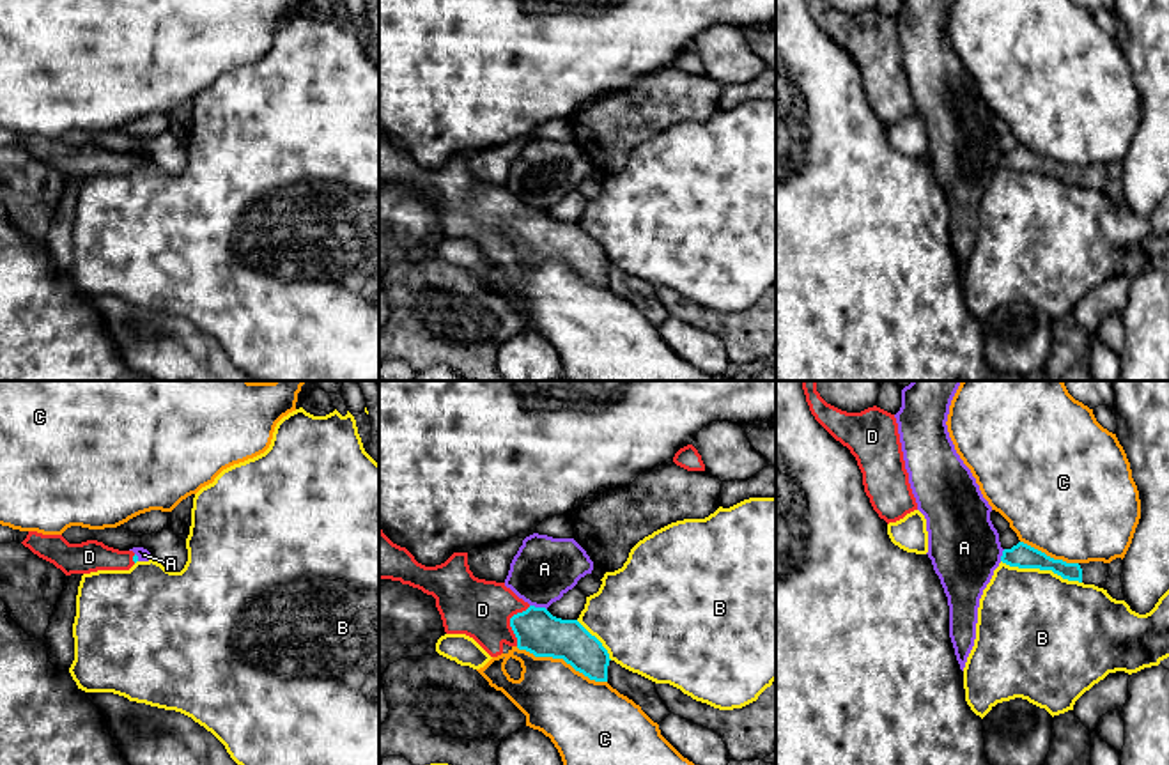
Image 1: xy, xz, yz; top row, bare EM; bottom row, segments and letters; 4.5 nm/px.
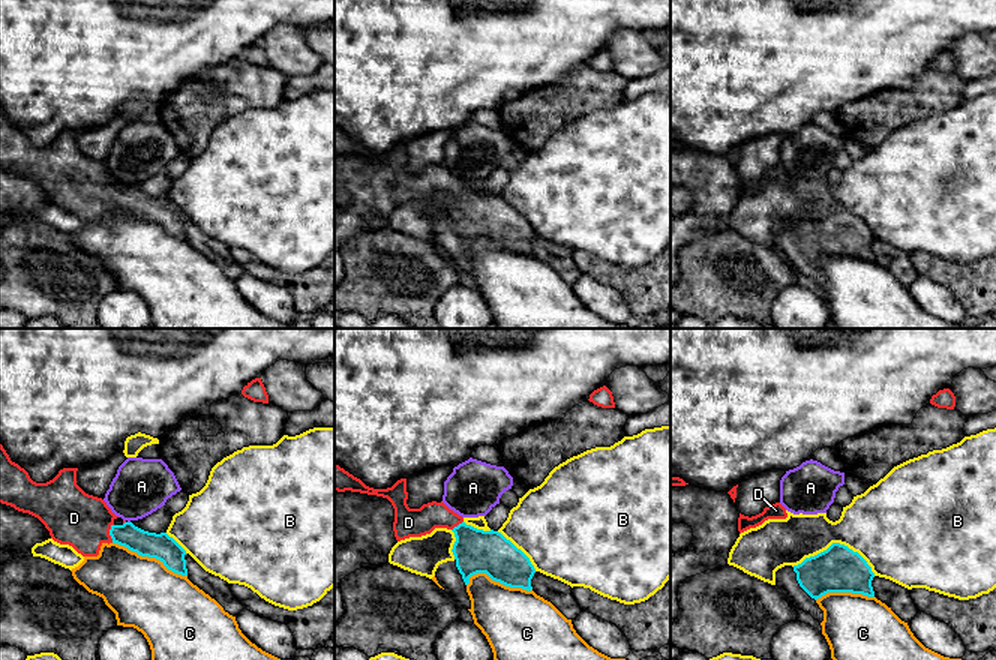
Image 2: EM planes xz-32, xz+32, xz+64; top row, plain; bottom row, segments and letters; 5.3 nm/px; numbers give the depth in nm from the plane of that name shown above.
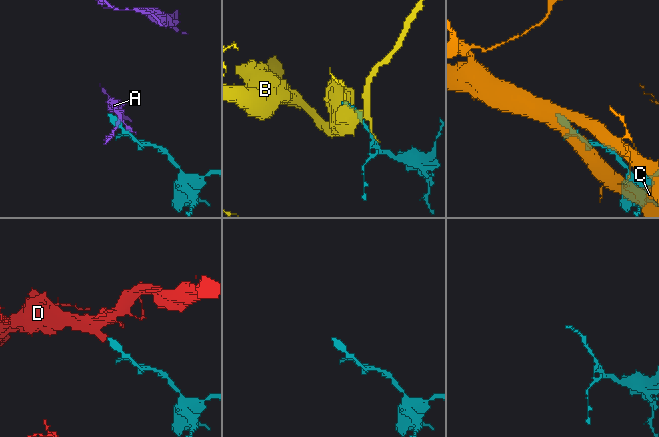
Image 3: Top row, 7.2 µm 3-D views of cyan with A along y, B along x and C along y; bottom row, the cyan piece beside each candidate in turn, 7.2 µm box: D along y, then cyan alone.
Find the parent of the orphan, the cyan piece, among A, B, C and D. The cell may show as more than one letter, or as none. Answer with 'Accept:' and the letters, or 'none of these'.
Accept: D

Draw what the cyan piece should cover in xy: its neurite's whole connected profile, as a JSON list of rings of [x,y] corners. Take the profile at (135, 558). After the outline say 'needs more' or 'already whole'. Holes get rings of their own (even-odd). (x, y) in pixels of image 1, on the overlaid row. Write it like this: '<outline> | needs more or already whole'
[[[28,531],[21,544],[39,558],[53,563],[66,576],[97,570],[129,570],[138,561],[133,551],[119,551],[97,540],[69,544],[62,535]]] | needs more

